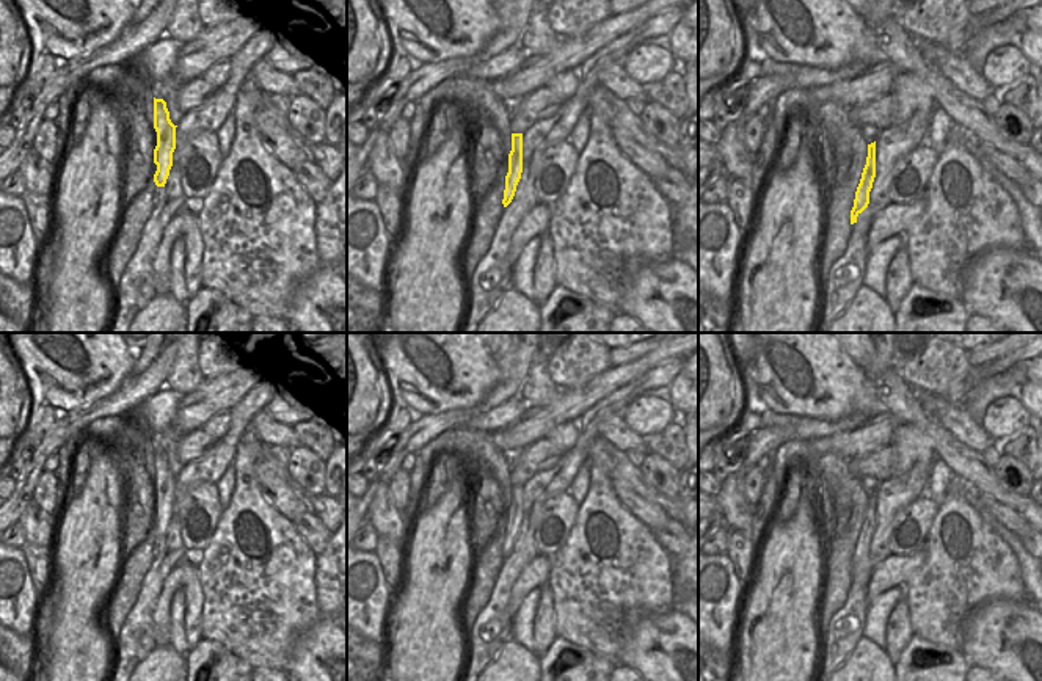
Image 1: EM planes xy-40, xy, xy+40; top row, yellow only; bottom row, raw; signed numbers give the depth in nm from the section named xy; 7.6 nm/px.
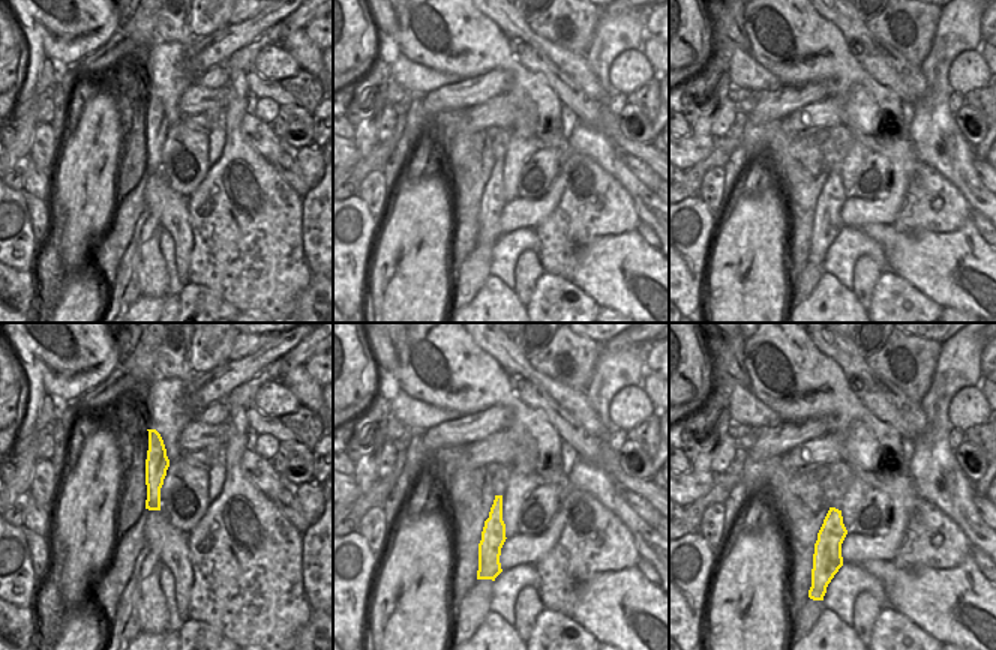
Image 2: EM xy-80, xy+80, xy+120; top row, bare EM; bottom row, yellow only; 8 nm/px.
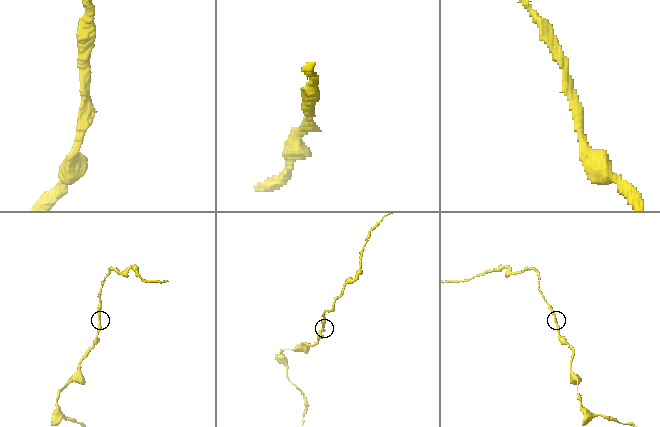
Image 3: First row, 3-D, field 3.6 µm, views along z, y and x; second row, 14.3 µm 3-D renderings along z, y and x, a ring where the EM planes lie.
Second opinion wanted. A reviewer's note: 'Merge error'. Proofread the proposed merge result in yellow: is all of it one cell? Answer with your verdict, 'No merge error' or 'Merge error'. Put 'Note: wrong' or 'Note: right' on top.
Note: wrong
No merge error

